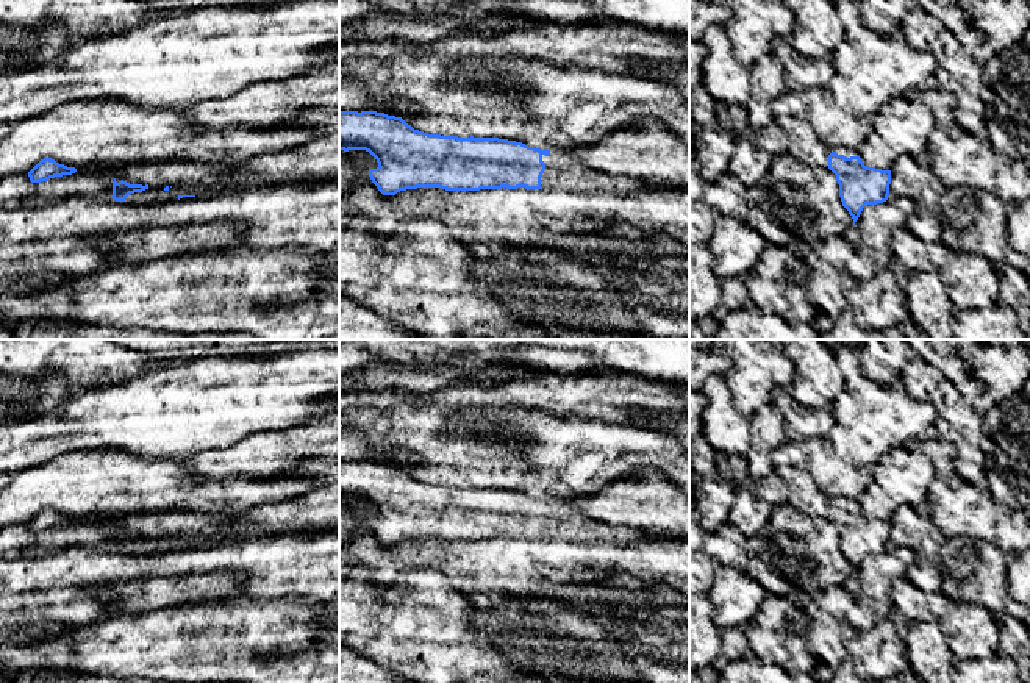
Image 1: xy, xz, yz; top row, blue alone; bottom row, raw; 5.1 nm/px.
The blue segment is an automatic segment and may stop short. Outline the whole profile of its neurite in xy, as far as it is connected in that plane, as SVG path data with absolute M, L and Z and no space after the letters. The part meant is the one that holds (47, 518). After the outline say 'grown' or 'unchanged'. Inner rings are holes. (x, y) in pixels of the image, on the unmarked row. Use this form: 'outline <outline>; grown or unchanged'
outline M44 508L28 522L28 527L31 533L41 533L55 527L72 525L75 522L75 517L67 517L52 508Z; unchanged

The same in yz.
outline M833 495L828 500L828 519L836 525L842 556L855 575L866 555L888 550L891 520L867 517L861 511L858 499Z; grown

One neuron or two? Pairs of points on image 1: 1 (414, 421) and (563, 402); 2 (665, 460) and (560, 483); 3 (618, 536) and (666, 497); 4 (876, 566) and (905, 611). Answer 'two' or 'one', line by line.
1: two
2: one
3: two
4: two

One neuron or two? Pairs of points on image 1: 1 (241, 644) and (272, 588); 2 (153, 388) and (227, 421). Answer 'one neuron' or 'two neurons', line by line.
1: two neurons
2: one neuron

